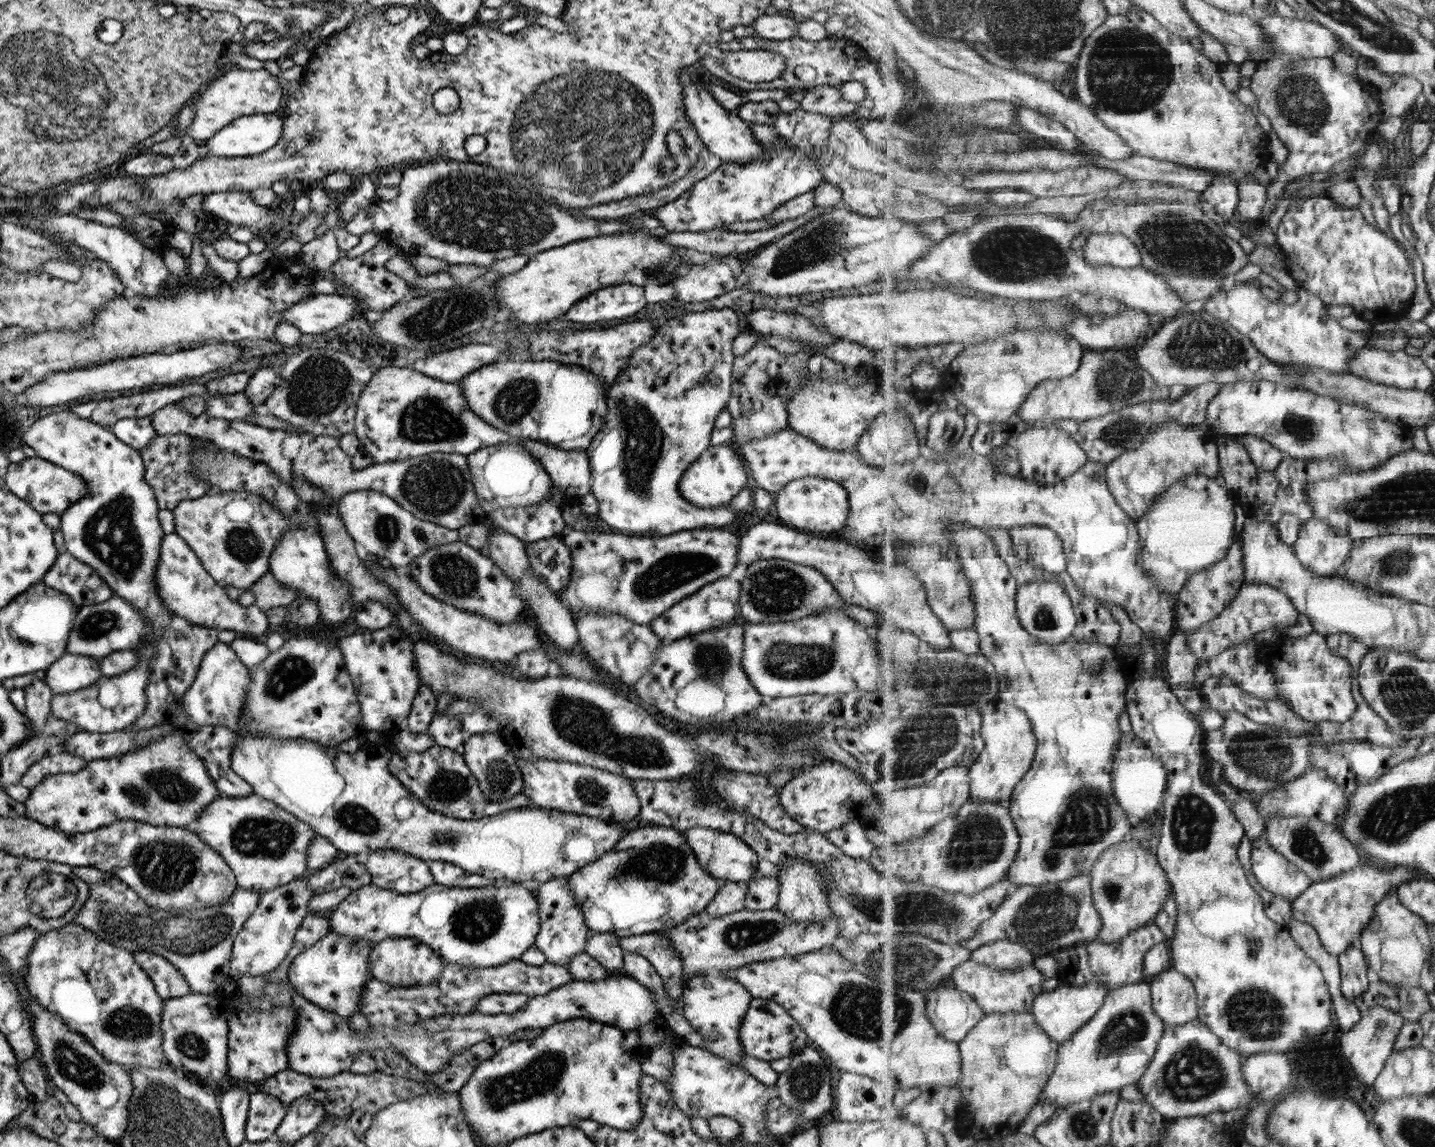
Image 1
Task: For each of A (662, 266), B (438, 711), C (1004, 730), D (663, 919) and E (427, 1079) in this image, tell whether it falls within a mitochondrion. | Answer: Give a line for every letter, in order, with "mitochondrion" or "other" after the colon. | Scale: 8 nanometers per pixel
A: mitochondrion
B: other
C: other
D: other
E: other

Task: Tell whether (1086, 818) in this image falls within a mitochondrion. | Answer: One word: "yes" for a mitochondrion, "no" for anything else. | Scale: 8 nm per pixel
yes

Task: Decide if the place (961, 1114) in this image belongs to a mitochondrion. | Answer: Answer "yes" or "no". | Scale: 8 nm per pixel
no

